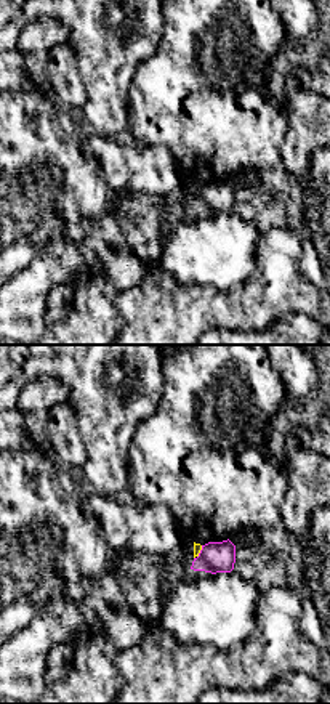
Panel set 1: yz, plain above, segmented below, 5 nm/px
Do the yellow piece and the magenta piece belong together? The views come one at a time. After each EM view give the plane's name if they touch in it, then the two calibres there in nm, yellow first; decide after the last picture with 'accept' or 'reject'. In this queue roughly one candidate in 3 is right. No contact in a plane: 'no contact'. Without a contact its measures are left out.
meets yellow in yz; 50 nm thick on the yellow side, 160 nm on the other

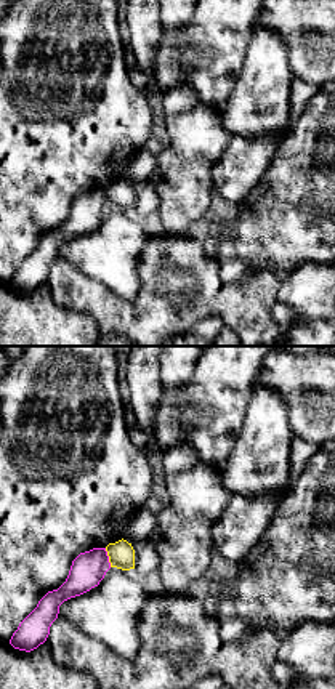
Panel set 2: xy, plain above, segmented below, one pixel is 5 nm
meets yellow in xy; 130 nm thick on the yellow side, 170 nm on the other

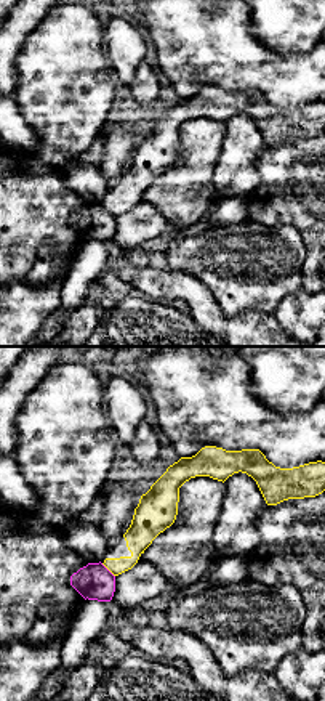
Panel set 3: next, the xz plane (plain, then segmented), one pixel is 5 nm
meets yellow in xz; 140 nm thick on the yellow side, 180 nm on the other

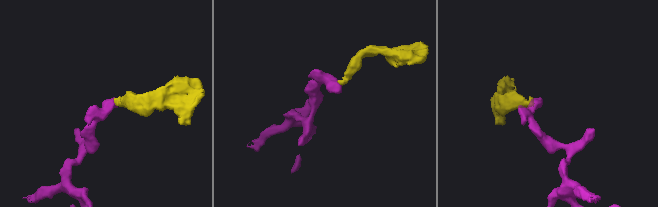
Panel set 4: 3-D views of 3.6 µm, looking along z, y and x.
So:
reject

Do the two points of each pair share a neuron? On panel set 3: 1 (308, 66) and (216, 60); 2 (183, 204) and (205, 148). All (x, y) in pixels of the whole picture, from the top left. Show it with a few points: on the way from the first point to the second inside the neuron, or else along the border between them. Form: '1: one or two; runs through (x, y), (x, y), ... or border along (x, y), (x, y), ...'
1: one; runs through (285, 66), (250, 66), (239, 61)
2: one; runs through (184, 190), (196, 162)

